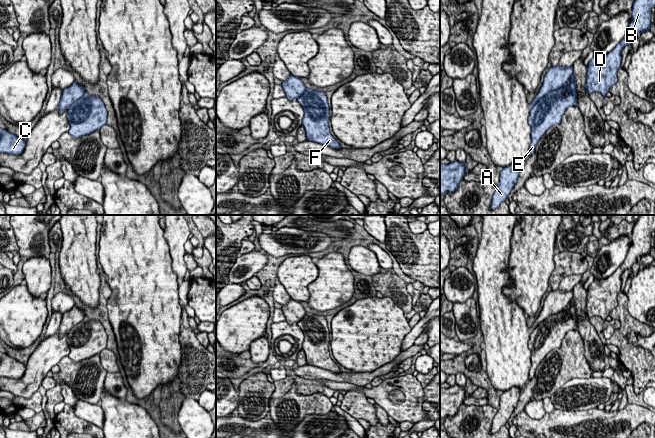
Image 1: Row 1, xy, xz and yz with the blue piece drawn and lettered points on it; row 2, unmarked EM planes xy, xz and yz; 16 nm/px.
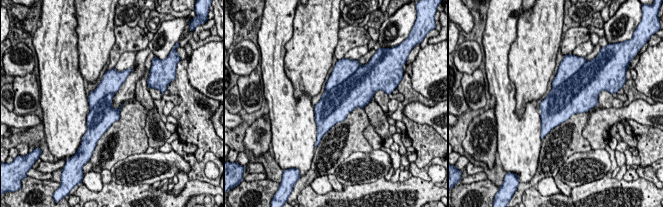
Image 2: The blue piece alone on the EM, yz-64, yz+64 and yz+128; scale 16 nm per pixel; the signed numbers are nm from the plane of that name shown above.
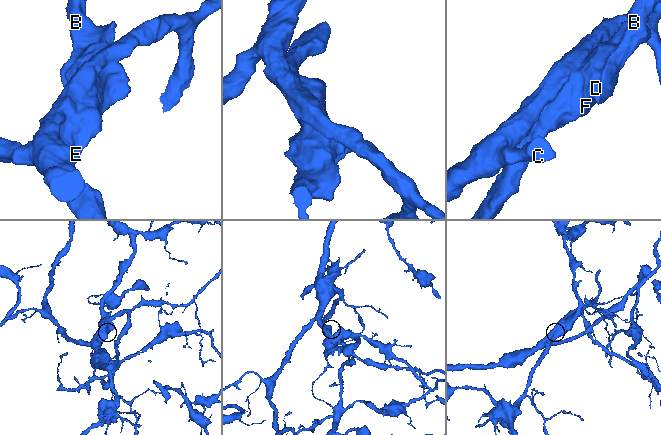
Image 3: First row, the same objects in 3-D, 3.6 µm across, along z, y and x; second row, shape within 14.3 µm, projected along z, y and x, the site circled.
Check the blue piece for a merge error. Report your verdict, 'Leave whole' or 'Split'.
Split

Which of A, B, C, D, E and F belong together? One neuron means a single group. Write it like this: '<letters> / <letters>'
A B D E F / C

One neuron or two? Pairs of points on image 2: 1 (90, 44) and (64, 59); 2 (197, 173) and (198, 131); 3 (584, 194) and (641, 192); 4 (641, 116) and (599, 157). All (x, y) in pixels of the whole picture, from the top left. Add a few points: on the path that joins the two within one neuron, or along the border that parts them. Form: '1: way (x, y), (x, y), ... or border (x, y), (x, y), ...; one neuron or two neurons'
1: border (75, 28), (78, 71), (81, 74); two neurons
2: border (213, 153), (206, 152), (200, 161), (193, 155); two neurons
3: way (598, 194), (613, 193), (616, 190), (627, 192); one neuron
4: border (604, 148), (593, 150); two neurons

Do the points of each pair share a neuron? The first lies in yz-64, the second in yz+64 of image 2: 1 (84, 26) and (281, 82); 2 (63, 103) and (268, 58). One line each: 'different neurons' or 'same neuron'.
1: different neurons
2: same neuron

